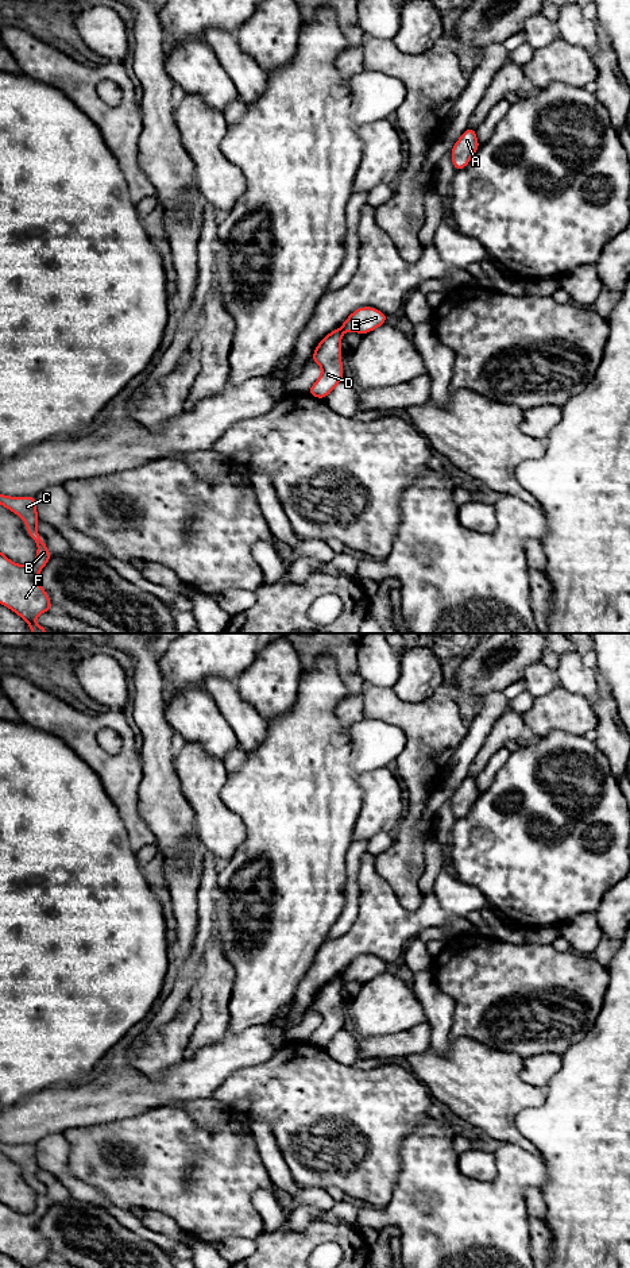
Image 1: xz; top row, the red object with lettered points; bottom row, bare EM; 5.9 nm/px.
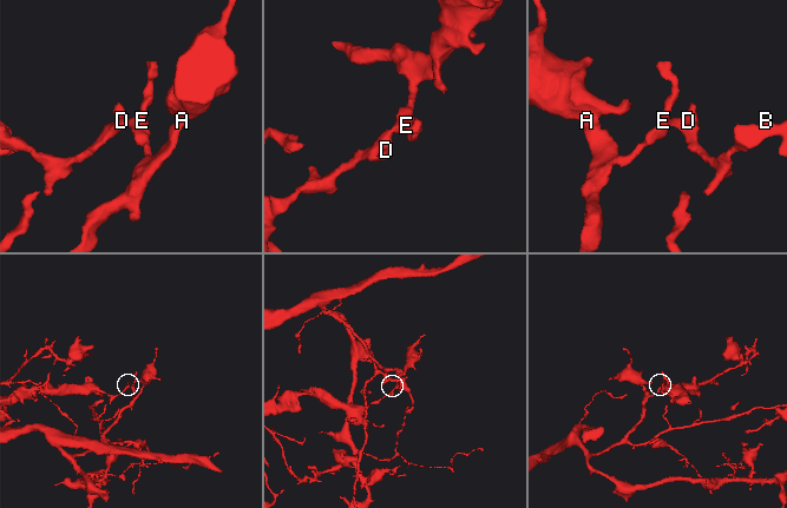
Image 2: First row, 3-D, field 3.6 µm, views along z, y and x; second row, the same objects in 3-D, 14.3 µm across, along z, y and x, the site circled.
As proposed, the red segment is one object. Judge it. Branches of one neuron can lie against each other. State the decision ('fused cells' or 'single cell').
fused cells

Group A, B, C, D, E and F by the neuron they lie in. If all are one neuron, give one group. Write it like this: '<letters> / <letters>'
A E / B C D F

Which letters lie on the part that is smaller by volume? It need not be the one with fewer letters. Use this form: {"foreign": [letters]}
{"foreign": ["B", "C", "D", "F"]}

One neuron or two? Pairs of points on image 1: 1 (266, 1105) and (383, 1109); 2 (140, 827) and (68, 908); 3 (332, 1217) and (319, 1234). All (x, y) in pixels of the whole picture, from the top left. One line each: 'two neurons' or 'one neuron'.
1: one neuron
2: two neurons
3: two neurons

